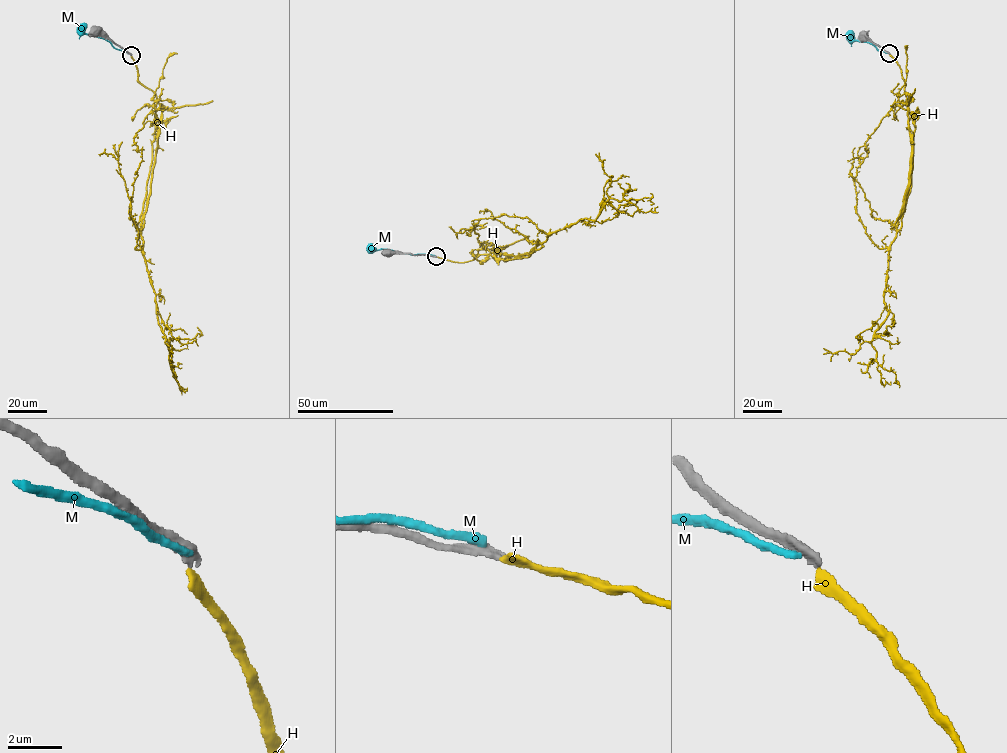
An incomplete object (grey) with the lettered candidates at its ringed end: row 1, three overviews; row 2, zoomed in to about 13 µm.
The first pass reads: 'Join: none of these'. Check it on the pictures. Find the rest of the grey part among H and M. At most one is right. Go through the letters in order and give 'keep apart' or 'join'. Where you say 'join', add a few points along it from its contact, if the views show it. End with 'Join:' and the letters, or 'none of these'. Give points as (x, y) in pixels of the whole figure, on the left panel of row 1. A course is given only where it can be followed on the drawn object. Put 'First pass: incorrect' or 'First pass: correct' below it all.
H: keep apart
M: keep apart
Join: none of these
First pass: correct

